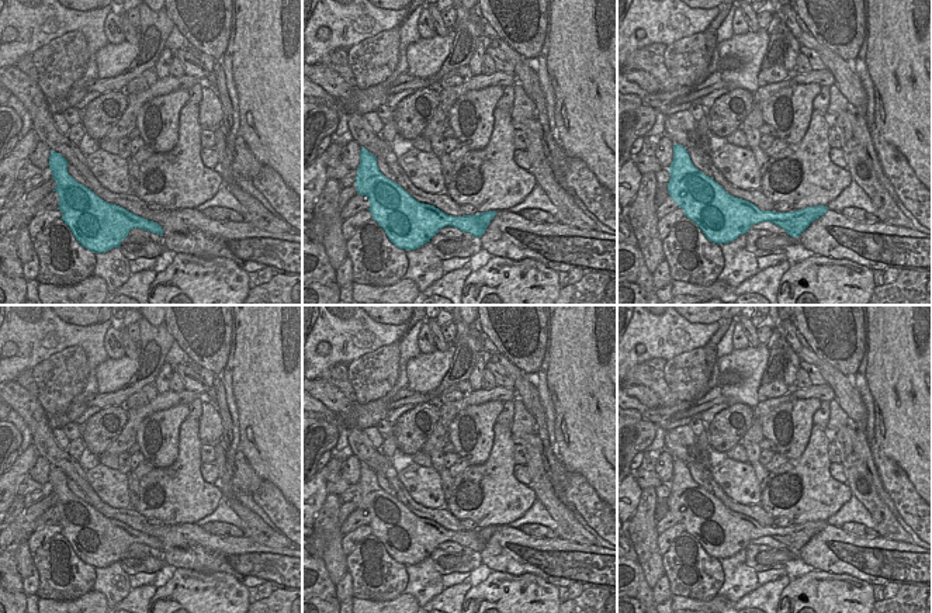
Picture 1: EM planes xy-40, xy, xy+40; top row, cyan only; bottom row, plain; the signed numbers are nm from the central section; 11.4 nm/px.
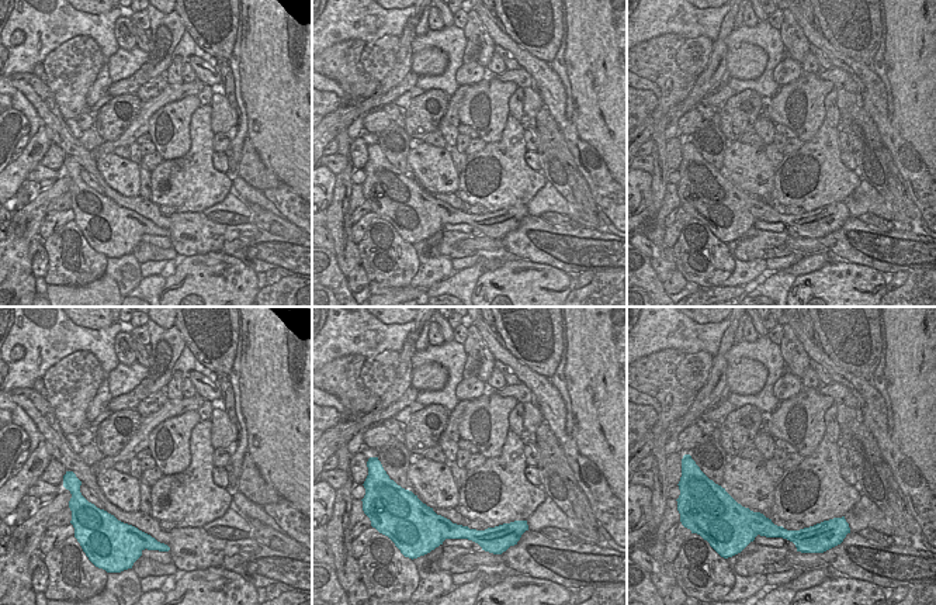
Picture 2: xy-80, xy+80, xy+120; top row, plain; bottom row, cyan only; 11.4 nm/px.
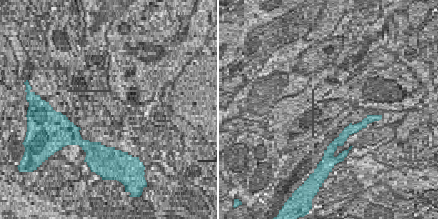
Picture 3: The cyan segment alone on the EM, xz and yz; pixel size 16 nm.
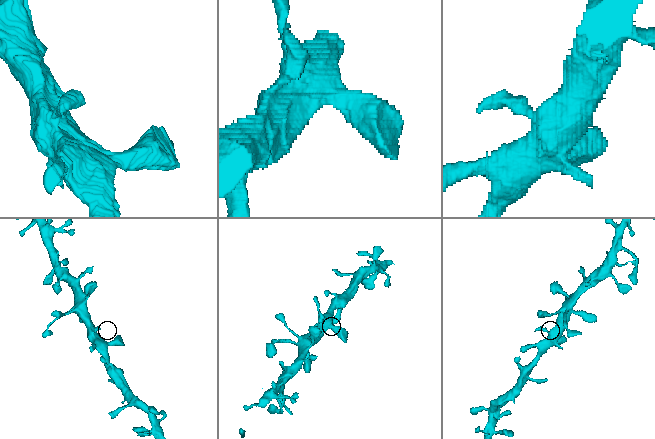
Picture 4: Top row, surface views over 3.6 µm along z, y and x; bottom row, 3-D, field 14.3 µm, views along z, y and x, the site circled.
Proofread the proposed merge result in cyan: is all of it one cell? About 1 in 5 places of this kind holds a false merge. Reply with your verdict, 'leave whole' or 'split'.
leave whole

